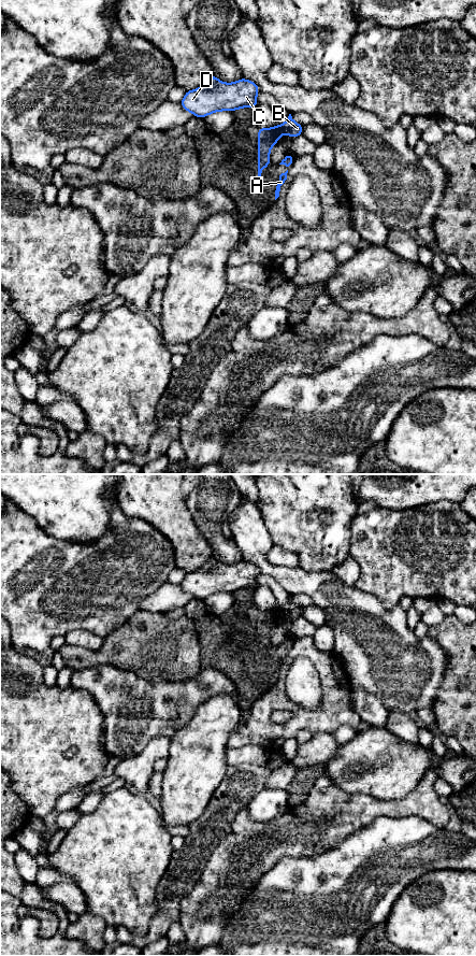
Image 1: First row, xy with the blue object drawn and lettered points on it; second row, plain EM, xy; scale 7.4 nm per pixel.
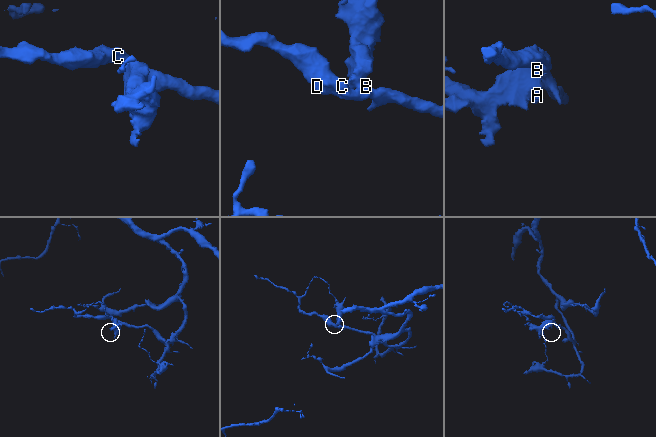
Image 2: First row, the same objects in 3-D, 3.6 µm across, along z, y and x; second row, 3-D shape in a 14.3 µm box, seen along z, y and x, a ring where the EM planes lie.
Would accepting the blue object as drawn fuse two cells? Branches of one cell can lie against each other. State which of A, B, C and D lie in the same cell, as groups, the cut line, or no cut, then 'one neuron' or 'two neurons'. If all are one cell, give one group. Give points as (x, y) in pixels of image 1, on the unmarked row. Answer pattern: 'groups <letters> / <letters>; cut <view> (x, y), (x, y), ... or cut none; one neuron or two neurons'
groups A / B C D; cut xy (279, 607), (288, 615); two neurons

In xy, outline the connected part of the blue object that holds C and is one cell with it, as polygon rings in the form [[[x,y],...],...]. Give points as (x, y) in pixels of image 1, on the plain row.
[[[214,556],[202,569],[186,573],[181,587],[196,599],[204,600],[215,594],[256,589],[258,574],[258,567],[249,561],[243,559],[228,566]]]

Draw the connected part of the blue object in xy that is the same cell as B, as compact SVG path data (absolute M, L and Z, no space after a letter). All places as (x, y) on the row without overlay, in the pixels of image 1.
M289 596L288 601L282 605L280 609L286 612L292 620L302 616L303 607L295 604L291 596Z

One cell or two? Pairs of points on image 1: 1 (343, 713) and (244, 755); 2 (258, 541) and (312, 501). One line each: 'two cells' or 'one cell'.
1: two cells
2: two cells

